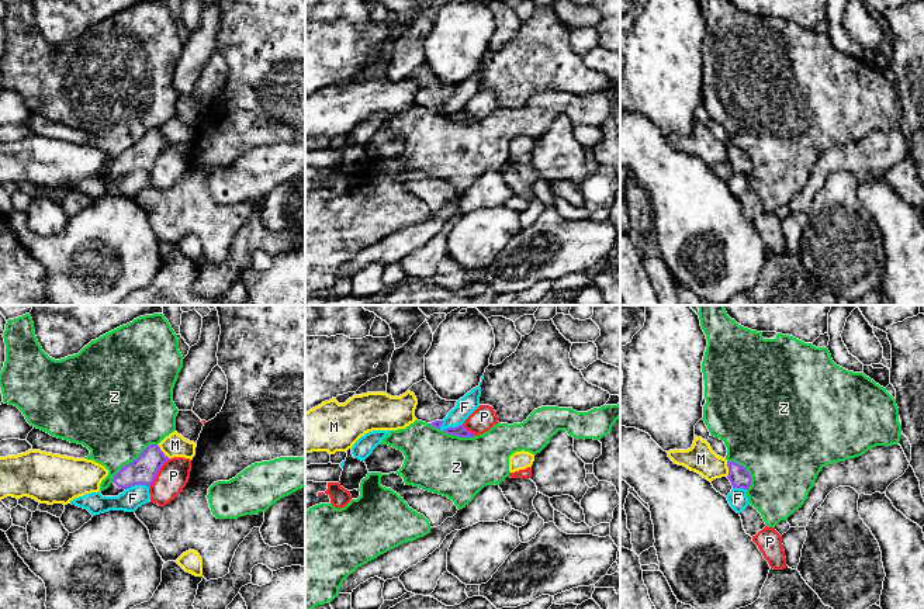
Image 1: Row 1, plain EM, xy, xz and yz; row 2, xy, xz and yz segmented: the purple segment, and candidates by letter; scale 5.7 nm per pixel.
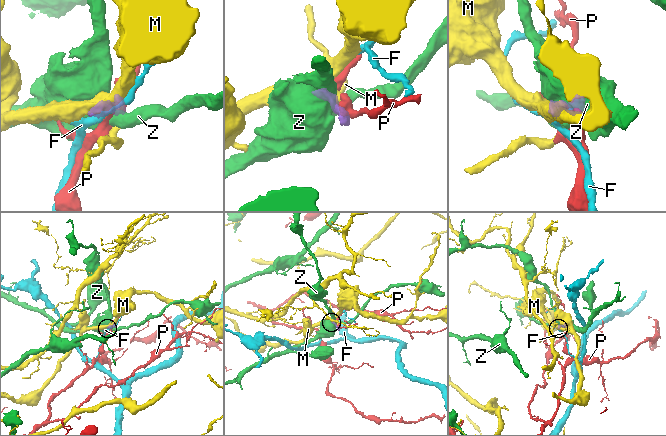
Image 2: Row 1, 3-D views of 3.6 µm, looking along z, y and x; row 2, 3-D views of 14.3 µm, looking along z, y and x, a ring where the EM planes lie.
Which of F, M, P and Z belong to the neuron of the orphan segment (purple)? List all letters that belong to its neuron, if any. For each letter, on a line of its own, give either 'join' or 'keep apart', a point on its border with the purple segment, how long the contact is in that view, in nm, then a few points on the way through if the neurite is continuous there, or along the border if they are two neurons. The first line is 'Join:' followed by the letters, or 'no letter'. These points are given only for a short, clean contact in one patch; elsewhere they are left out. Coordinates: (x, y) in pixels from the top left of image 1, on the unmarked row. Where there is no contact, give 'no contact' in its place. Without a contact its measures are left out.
Join: no letter
F: keep apart; meets purple in xy at (137, 169); contact 140 nm long; border along xy (148, 170), (138, 169), (125, 175)
M: keep apart; meets purple in xy at (162, 137); contact 110 nm long
P: keep apart; meets purple in xy at (158, 156); contact 200 nm long
Z: keep apart; meets purple in xy at (134, 145); contact 340 nm long

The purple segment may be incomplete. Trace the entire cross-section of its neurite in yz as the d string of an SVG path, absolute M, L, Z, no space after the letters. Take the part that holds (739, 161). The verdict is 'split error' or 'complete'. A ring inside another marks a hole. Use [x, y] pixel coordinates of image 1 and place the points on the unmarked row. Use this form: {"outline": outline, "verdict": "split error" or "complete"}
{"outline": "M727 146L729 160L712 166L713 173L721 180L727 181L733 173L748 174L751 170L751 160L745 152Z", "verdict": "split error"}

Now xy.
{"outline": "M158 129L148 131L132 148L122 152L113 163L110 172L100 176L103 181L118 181L134 170L150 172L169 142Z", "verdict": "split error"}

